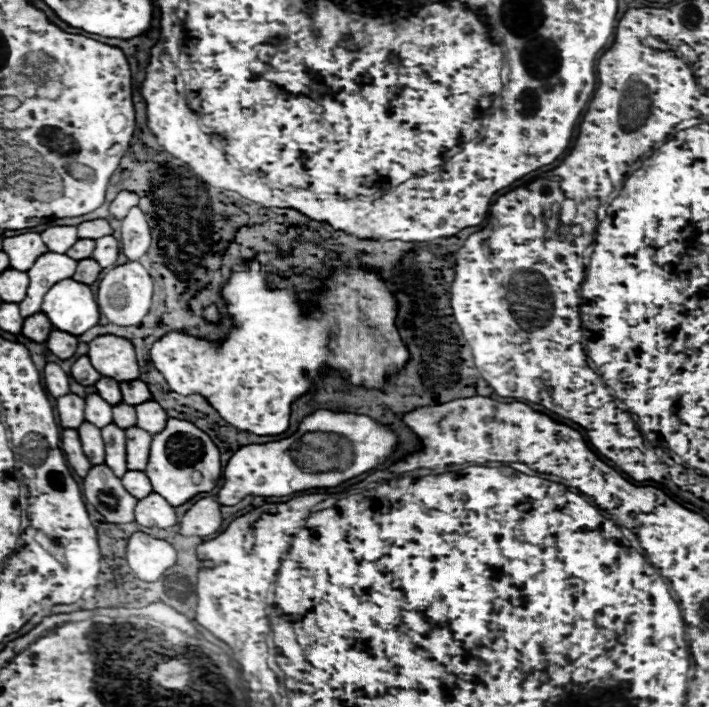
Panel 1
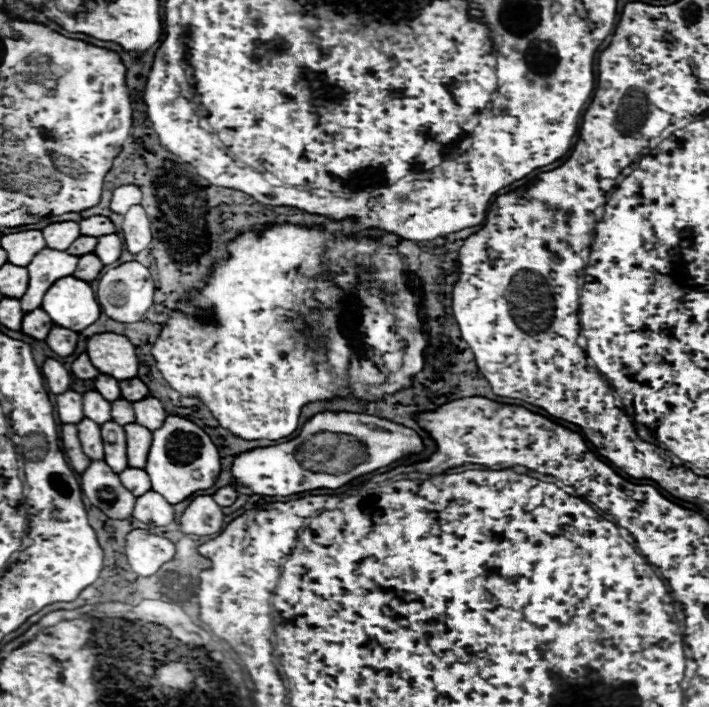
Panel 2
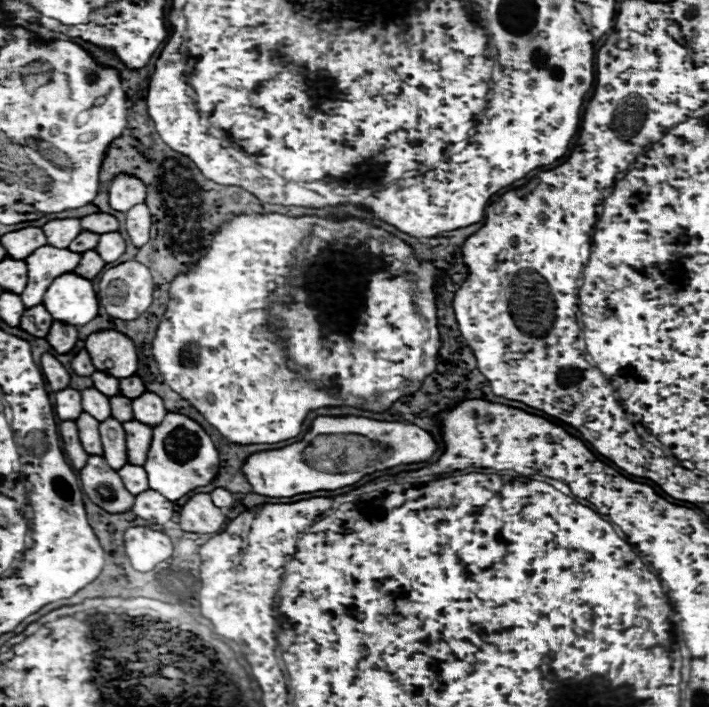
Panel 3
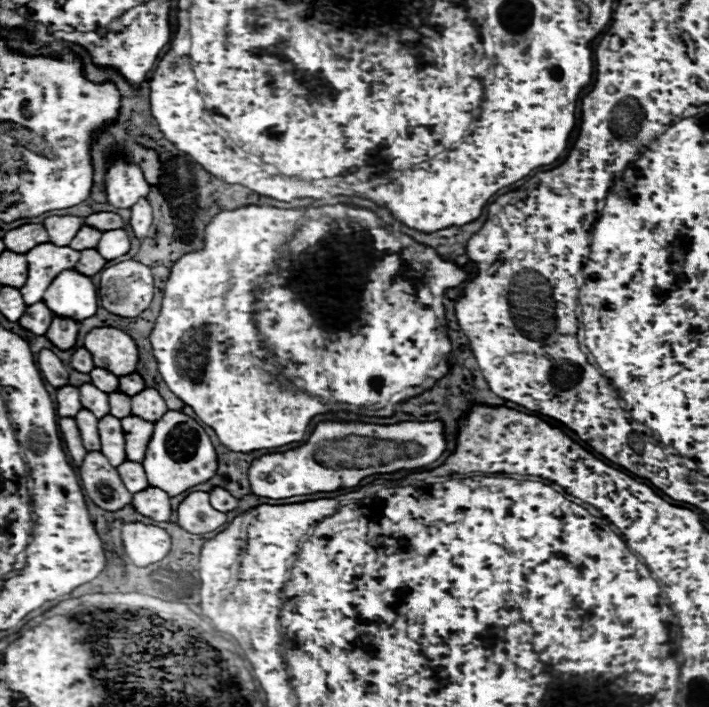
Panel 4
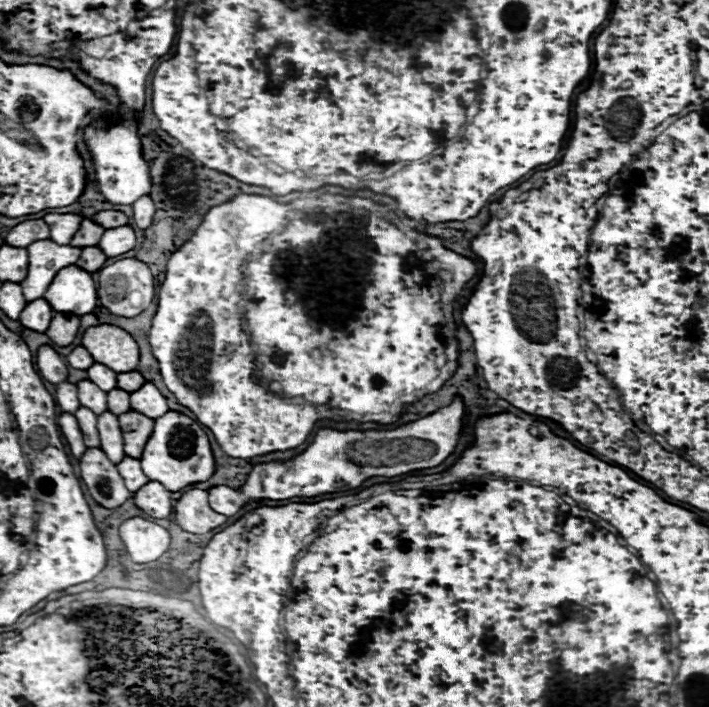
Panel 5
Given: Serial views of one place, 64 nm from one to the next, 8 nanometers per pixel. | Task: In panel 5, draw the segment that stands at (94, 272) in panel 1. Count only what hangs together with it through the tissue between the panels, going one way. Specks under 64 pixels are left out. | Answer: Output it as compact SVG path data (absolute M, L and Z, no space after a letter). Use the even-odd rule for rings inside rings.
M86 246L82 248L82 258L78 258L78 266L88 270L88 272L98 272L106 262L104 252L98 246Z

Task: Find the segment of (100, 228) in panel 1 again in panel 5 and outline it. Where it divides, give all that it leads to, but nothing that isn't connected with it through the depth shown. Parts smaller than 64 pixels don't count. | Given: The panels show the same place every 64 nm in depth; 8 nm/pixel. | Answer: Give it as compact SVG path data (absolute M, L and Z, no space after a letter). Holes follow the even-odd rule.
M102 210L102 212L94 214L92 220L104 228L116 228L116 226L124 226L130 222L130 218L120 210Z

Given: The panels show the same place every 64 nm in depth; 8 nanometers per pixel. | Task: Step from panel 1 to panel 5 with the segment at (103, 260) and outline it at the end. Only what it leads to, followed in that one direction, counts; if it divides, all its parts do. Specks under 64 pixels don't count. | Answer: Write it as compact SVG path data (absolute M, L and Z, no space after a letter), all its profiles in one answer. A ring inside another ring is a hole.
M130 224L126 226L118 226L118 228L108 228L100 242L98 242L98 248L108 256L108 258L114 258L114 256L120 256L128 250L132 250L136 246L136 234L134 234L134 228Z

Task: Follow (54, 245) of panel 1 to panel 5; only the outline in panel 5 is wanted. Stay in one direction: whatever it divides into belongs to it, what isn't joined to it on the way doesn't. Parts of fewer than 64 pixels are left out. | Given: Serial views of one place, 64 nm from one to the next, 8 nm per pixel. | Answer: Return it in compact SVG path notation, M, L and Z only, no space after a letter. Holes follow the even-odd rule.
M46 214L44 220L50 224L50 238L54 242L70 244L84 218L78 214Z

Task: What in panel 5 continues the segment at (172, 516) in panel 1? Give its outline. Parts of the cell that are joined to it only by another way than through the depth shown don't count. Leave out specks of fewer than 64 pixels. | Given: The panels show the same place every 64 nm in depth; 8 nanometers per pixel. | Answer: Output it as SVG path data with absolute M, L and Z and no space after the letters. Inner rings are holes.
M148 482L134 494L134 502L140 510L154 518L168 518L172 512L170 492L160 482Z

